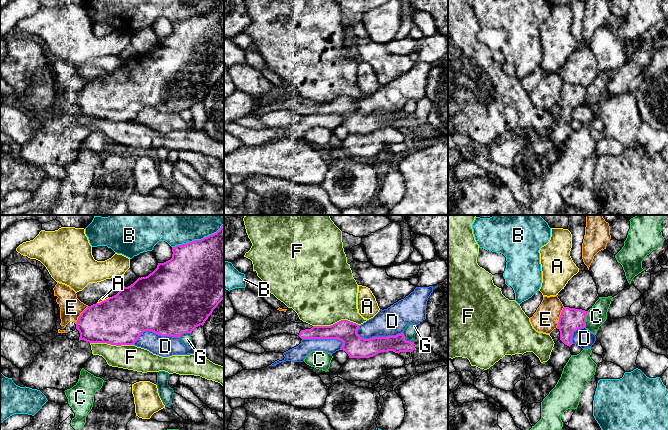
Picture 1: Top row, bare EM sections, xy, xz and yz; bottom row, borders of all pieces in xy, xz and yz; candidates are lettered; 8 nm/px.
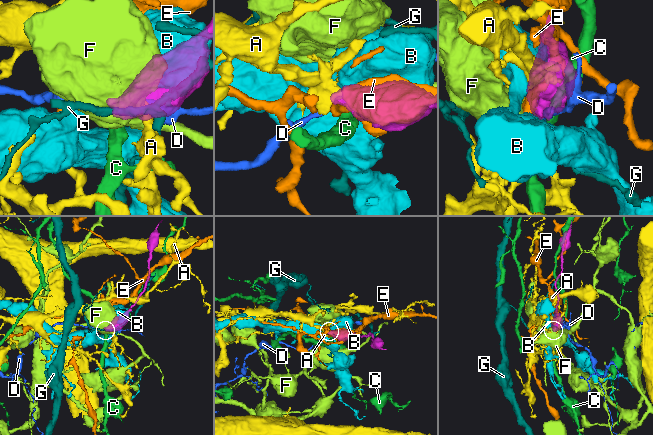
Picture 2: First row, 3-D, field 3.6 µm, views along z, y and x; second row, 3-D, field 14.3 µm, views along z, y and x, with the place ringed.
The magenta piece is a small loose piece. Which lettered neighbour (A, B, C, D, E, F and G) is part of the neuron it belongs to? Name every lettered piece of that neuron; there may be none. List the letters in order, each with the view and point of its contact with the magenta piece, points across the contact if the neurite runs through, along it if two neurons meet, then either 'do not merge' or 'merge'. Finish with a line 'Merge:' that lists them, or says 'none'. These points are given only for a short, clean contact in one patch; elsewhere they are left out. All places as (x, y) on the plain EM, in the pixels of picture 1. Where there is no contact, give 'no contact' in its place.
A: meets magenta in xy at (104, 76); do not merge
B: meets magenta in xy at (197, 16); do not merge
C: meets magenta in yz at (585, 95); do not merge
D: meets magenta in xz at (378, 113); do not merge
E: meets magenta in yz at (559, 93); do not merge
F: meets magenta in xz at (337, 98); border along xz (359, 100), (347, 96), (339, 96), (330, 101), (313, 102); do not merge
G: meets magenta in xz at (405, 116); do not merge
Merge: none

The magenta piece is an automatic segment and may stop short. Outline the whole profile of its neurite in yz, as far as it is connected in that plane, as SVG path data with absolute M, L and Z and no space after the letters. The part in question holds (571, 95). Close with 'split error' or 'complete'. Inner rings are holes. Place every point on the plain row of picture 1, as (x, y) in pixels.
M564 83L559 93L557 105L560 107L560 116L554 120L548 136L554 143L554 147L545 154L527 154L522 168L521 175L523 182L530 182L533 179L541 179L549 168L555 163L561 153L562 147L571 133L570 122L572 110L577 105L585 103L587 87Z; split error

